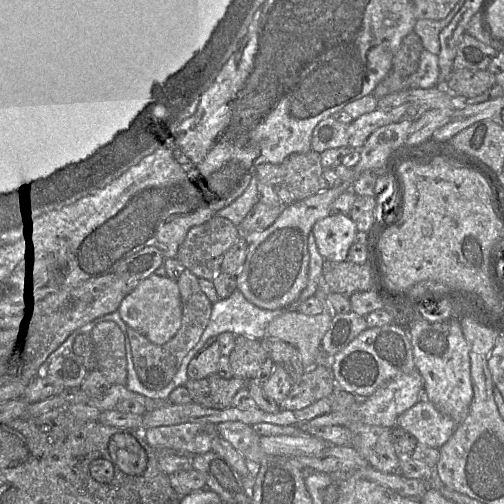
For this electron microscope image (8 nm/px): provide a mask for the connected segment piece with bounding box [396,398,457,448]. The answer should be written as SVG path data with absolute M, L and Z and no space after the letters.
M421 398L397 417L396 426L410 433L419 444L440 448L452 436L457 424L426 398Z

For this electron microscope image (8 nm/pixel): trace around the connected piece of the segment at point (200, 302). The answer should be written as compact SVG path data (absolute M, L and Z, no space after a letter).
M185 269L178 278L177 285L182 303L182 321L179 330L168 342L157 345L133 328L128 327L127 331L139 380L152 390L163 389L174 378L184 357L198 343L211 316L212 303L202 292L199 279L191 271Z

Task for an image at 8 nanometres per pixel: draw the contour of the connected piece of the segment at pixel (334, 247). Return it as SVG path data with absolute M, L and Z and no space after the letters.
M329 214L312 227L319 253L325 260L342 262L355 242L358 231L349 215Z

